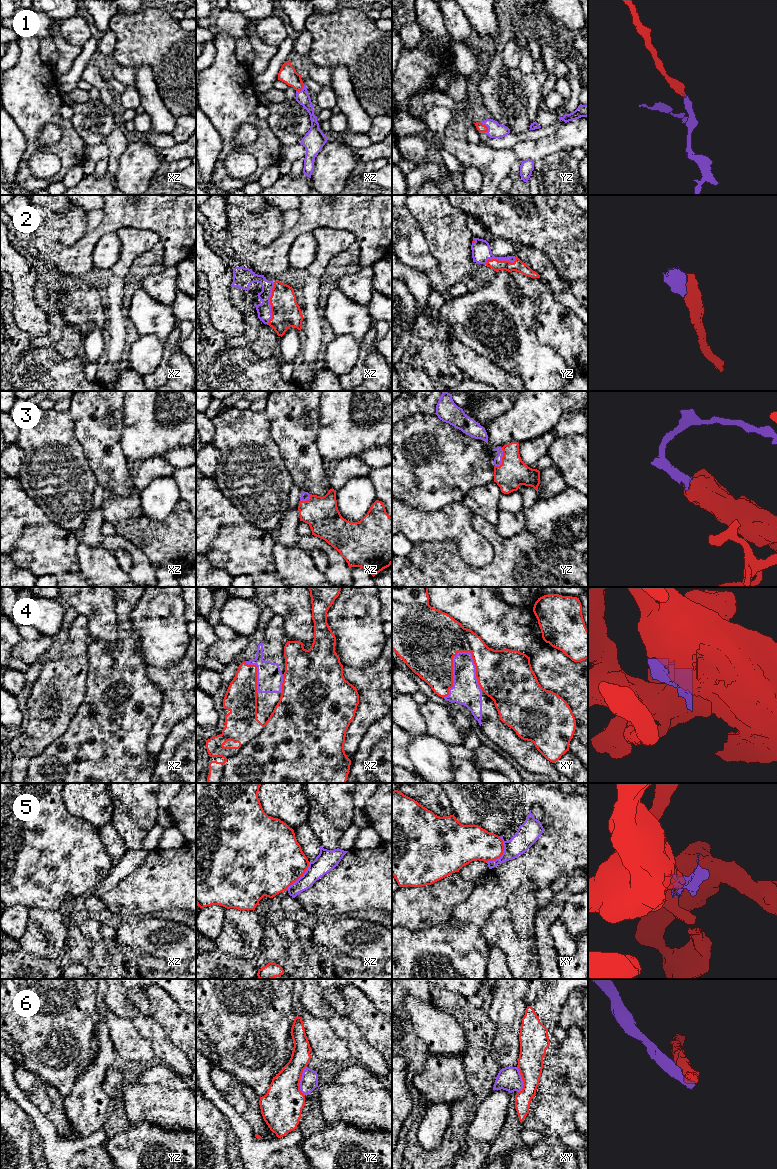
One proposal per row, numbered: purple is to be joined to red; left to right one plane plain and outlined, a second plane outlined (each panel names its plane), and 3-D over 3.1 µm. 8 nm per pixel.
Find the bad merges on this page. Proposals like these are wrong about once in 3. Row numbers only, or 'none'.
5, 6

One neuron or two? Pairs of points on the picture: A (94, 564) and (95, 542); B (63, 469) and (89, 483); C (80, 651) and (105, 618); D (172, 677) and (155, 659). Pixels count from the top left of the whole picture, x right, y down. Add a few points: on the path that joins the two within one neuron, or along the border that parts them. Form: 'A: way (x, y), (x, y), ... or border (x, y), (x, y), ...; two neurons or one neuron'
A: border (82, 542), (92, 547), (101, 547); two neurons
B: way (69, 475), (76, 482), (83, 483); one neuron
C: border (81, 615), (89, 637), (110, 650); two neurons
D: border (183, 656), (175, 663), (165, 667), (147, 666); two neurons

